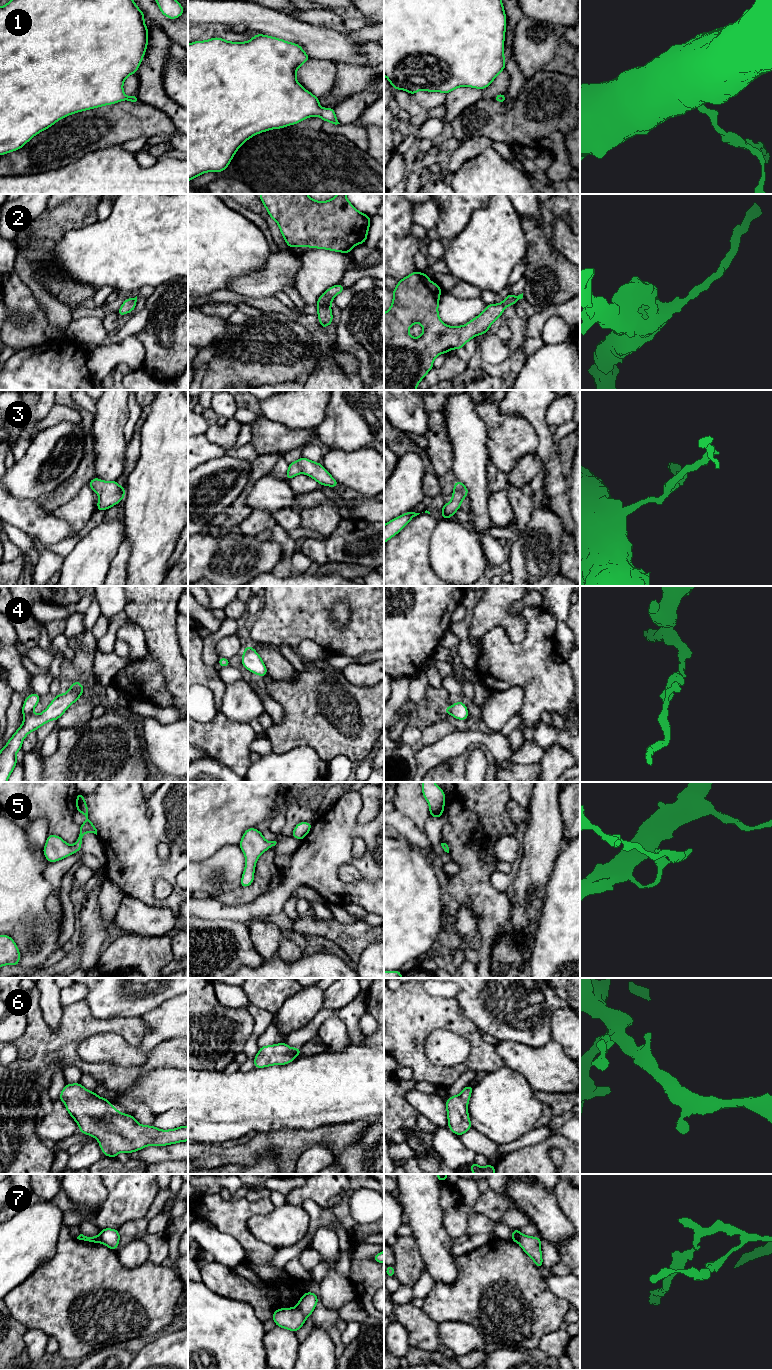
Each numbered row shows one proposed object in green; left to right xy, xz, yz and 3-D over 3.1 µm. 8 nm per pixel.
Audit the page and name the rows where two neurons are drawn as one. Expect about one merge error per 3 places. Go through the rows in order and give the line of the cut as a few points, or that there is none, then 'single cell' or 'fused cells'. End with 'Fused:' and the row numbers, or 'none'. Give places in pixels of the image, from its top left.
1: no cut; single cell
2: no cut; single cell
3: no cut; single cell
4: no cut; single cell
5: no cut; single cell
6: no cut; single cell
7: cut in xz along (296, 1307), (306, 1317); fused cells
Fused: 7

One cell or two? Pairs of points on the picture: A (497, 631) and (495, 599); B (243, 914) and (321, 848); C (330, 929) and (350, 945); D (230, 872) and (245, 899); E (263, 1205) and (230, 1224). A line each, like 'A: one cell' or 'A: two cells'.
A: two cells
B: one cell
C: one cell
D: two cells
E: one cell

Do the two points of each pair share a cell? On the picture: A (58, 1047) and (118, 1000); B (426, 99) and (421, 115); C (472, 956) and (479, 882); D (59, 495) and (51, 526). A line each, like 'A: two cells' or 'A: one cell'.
A: two cells
B: two cells
C: two cells
D: two cells

